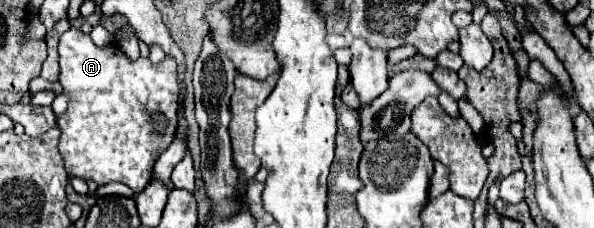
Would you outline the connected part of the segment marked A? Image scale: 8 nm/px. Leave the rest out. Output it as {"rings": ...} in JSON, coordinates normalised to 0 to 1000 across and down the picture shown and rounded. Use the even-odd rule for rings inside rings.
{"rings":[[[118,118],[101,162],[101,373],[114,425],[114,487],[98,522],[101,566],[101,671],[118,776],[158,785],[165,811],[189,794],[215,811],[226,846],[236,846],[256,785],[256,741],[266,680],[290,627],[300,557],[300,285],[286,241],[273,276],[256,276],[246,250],[219,268],[202,197],[165,206],[152,154],[131,118]]]}

